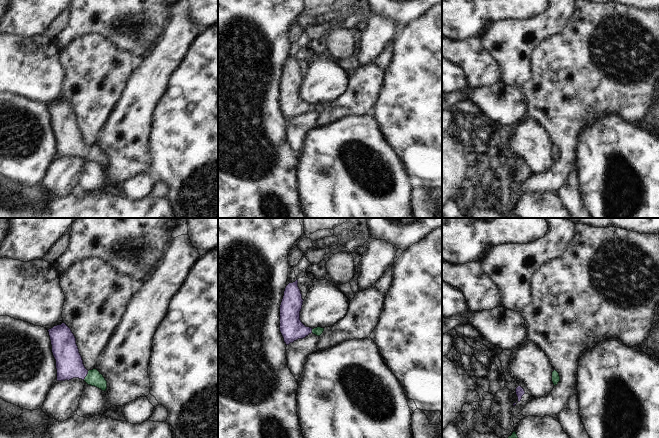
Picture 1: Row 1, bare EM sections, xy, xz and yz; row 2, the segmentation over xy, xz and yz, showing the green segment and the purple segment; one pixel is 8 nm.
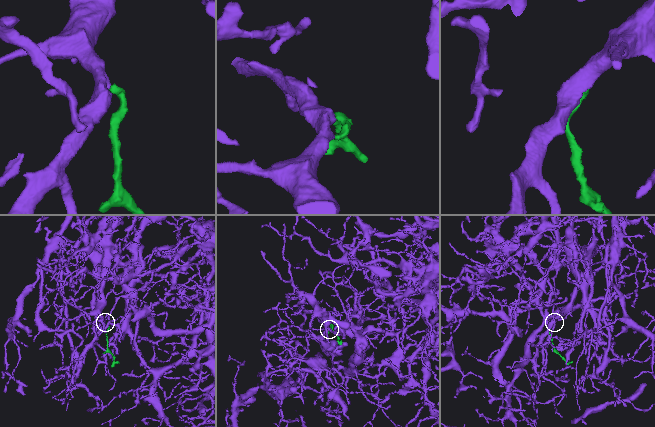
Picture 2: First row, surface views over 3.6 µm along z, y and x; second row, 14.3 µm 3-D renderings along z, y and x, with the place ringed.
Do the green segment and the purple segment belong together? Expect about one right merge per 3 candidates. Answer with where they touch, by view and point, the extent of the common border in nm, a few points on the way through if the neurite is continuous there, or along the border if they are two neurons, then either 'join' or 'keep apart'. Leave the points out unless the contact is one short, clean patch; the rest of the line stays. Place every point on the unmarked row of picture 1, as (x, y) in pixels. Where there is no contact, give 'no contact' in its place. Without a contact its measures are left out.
xy (87, 151) | 80 nm | across xy (94, 154), (87, 151), (69, 140) | join

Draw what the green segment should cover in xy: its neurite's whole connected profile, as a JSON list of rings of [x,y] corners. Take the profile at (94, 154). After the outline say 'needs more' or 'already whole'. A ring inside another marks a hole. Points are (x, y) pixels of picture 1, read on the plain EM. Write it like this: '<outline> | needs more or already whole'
[[[65,100],[54,102],[48,106],[52,129],[56,136],[57,157],[79,154],[88,161],[95,162],[102,167],[107,165],[107,157],[97,146],[87,146],[76,120],[76,114],[71,105]]] | needs more

